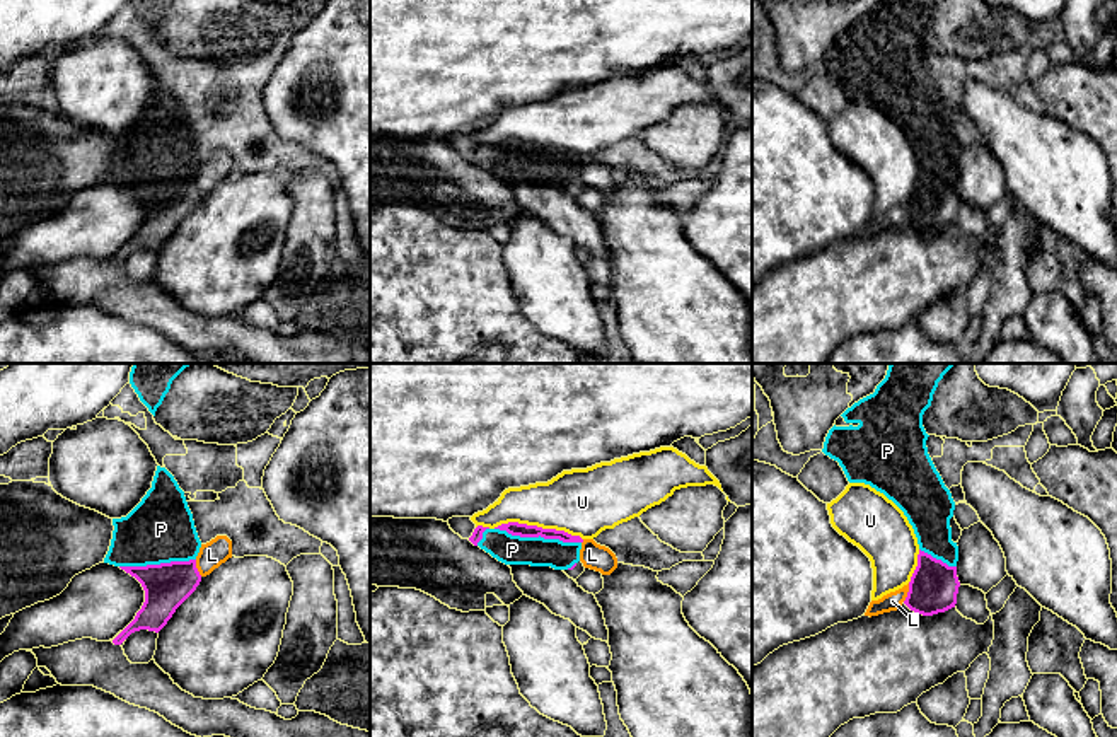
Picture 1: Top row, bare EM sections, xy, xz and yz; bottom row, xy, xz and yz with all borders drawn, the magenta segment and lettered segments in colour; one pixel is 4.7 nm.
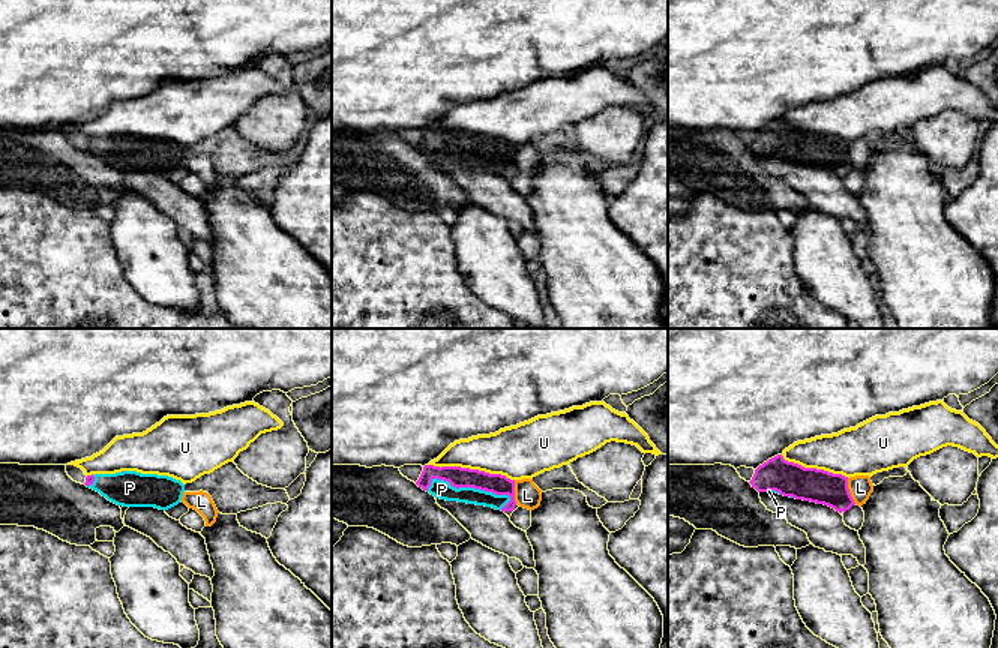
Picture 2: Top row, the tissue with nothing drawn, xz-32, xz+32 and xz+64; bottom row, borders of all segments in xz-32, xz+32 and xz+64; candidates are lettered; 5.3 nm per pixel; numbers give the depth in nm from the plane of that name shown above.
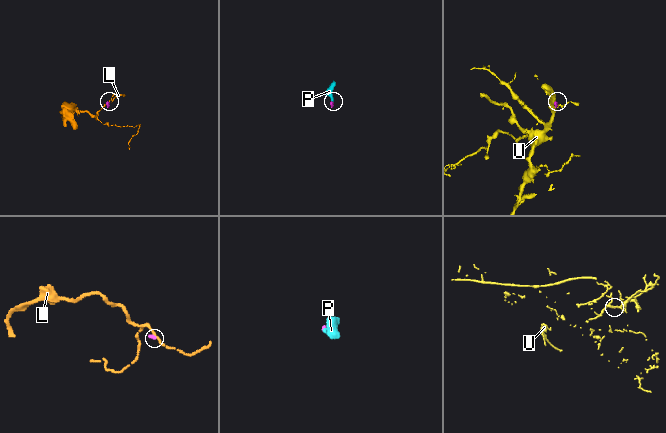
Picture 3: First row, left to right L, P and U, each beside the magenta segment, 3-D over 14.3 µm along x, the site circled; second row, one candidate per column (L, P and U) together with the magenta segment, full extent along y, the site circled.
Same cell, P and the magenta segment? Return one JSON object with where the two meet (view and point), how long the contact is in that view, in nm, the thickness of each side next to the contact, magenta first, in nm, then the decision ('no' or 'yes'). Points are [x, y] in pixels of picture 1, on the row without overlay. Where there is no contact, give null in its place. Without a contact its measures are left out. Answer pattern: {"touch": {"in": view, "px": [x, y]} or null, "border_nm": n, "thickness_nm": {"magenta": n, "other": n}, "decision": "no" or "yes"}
{"touch": {"in": "xz", "px": [538, 154]}, "border_nm": 420, "thickness_nm": {"magenta": 60, "other": 140}, "decision": "yes"}

